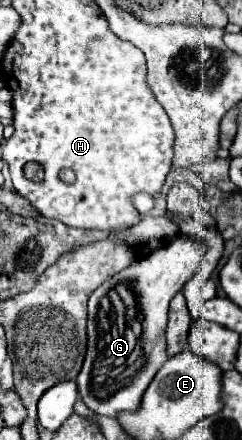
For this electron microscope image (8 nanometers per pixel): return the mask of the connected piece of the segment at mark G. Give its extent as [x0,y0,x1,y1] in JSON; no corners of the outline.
[76,238,204,418]

